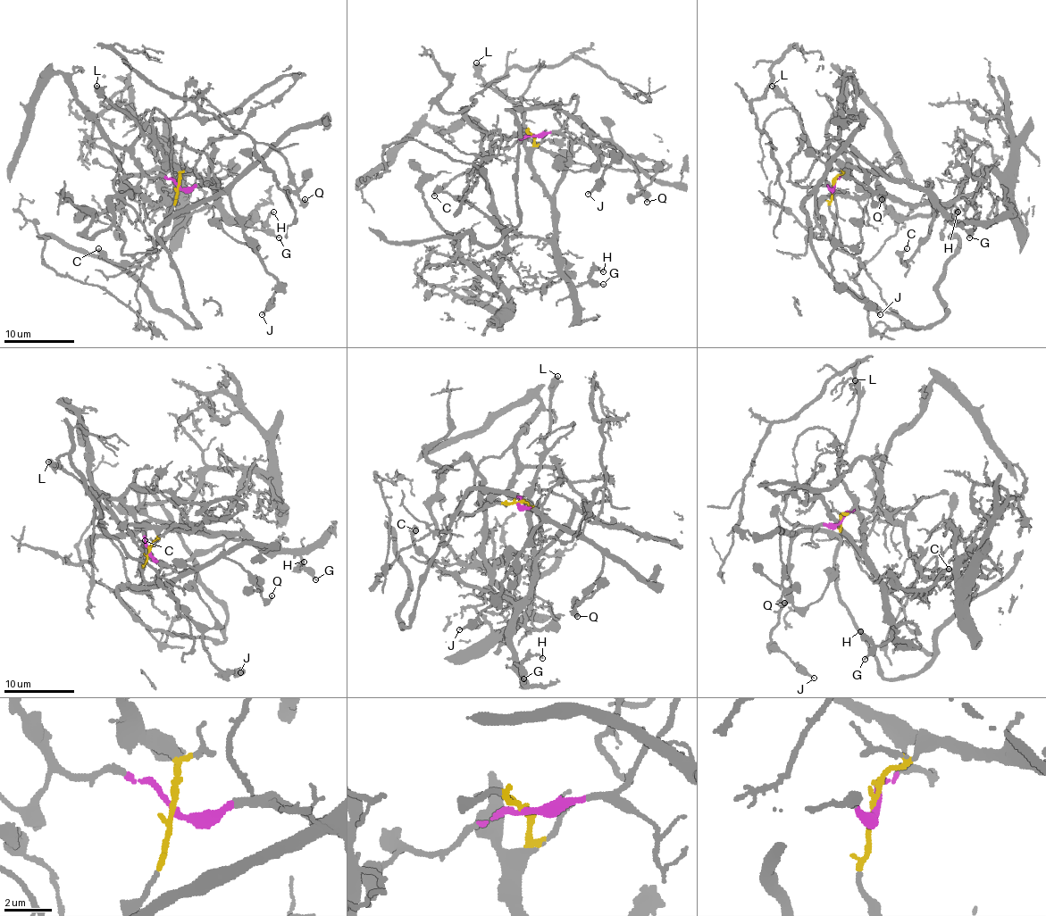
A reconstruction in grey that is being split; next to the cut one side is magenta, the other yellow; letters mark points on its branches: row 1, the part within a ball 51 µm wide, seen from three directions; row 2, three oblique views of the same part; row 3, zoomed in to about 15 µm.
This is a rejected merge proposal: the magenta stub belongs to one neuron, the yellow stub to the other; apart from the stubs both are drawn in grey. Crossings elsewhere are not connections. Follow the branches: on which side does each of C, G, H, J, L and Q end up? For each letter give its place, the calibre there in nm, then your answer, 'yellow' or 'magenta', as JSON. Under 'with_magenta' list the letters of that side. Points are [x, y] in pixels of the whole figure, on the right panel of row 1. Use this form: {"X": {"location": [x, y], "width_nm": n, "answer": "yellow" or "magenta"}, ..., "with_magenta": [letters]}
{"C": {"location": [907, 248], "width_nm": 190, "answer": "yellow"}, "G": {"location": [969, 237], "width_nm": 200, "answer": "yellow"}, "H": {"location": [958, 212], "width_nm": 160, "answer": "yellow"}, "J": {"location": [880, 314], "width_nm": 180, "answer": "magenta"}, "L": {"location": [772, 86], "width_nm": 380, "answer": "yellow"}, "Q": {"location": [882, 199], "width_nm": 260, "answer": "magenta"}, "with_magenta": ["J", "Q"]}

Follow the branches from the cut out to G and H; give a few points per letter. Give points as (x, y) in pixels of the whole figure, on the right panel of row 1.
G: (833, 187), (848, 169), (891, 174), (919, 185), (945, 213), (971, 221), (975, 227), (969, 237)
H: (833, 187), (848, 169), (875, 169), (919, 185), (945, 213), (975, 227), (955, 221), (958, 212)

